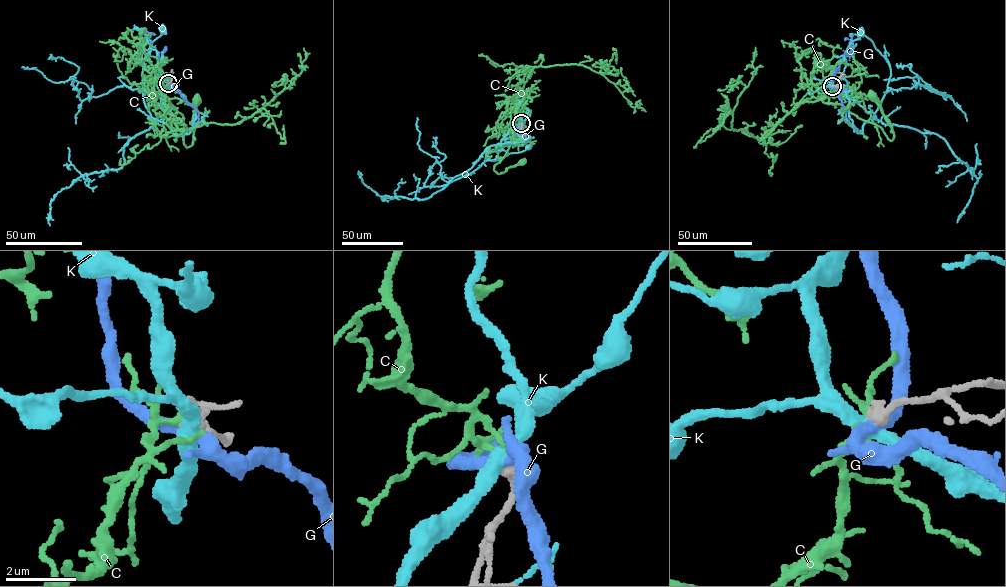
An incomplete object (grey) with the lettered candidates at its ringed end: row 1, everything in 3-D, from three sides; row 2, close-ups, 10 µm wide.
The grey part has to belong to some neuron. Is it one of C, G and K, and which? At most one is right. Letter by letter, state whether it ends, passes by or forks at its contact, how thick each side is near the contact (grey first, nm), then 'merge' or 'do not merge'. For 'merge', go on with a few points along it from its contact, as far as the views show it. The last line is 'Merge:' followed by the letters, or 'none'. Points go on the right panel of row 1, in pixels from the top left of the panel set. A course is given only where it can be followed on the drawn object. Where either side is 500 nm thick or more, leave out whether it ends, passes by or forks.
C: it forks; calibres 320 and 140 nm; merge; course (832, 86), (826, 94), (806, 85), (821, 88), (823, 101), (844, 106), (892, 140), (892, 125), (872, 96)
G: it passes by; calibres 360 and 360 nm; do not merge
K: it passes by; calibres 340 and 360 nm; do not merge
Merge: C

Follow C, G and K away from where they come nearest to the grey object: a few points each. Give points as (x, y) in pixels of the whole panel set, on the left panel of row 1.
C: (168, 83), (163, 89), (163, 82), (153, 78), (166, 100), (183, 115), (187, 147), (193, 143), (196, 100)
G: (169, 83), (159, 66), (158, 52), (145, 32), (155, 34)
K: (169, 83), (195, 111), (192, 129), (180, 134), (154, 119), (142, 89), (144, 59), (162, 29)

